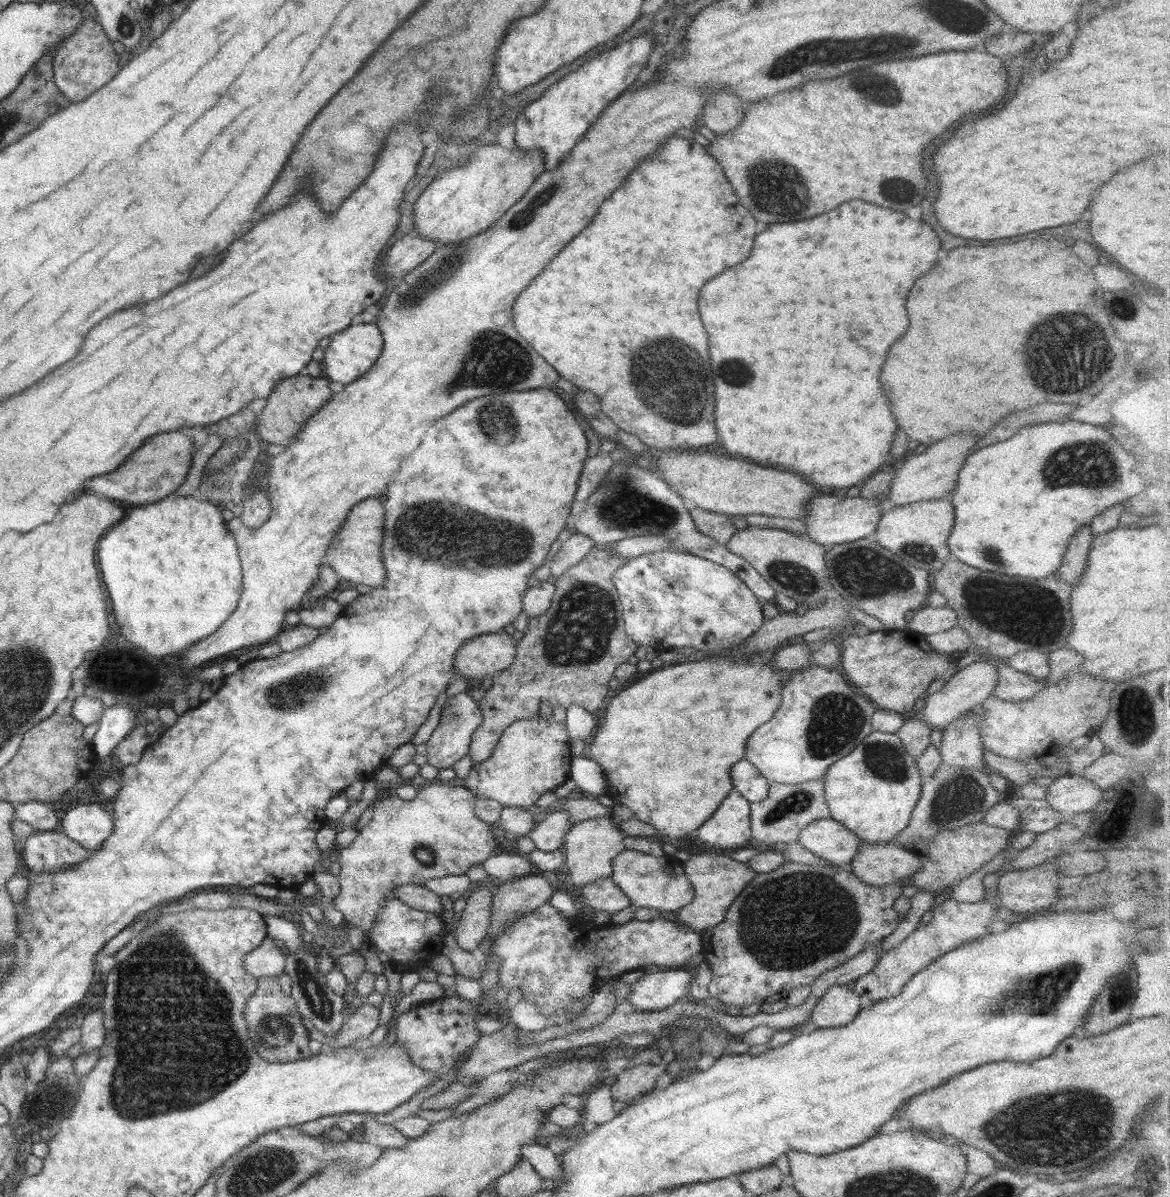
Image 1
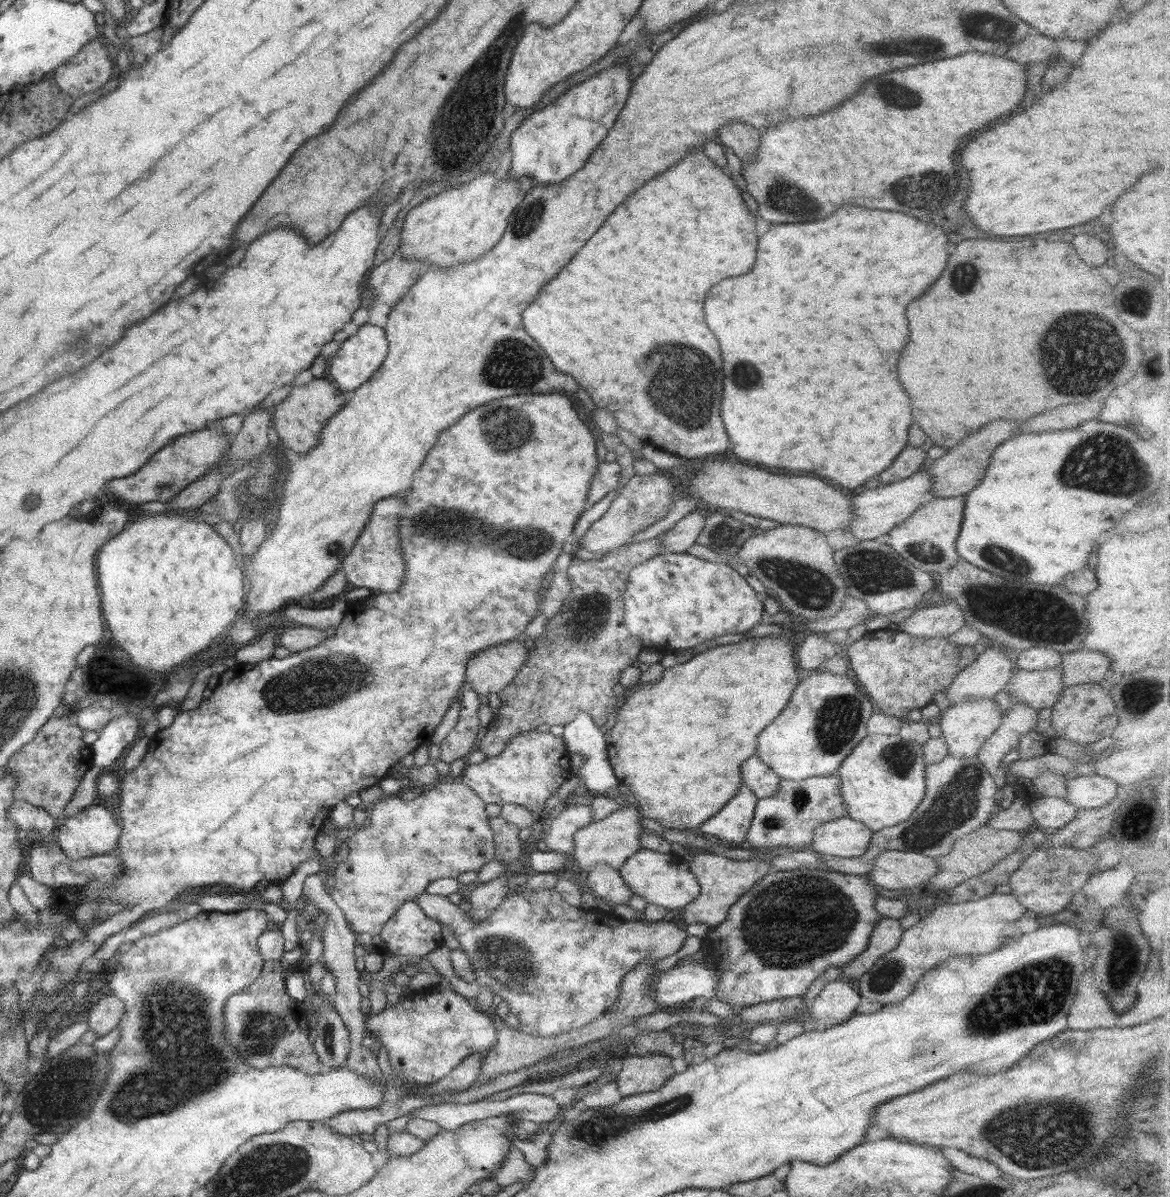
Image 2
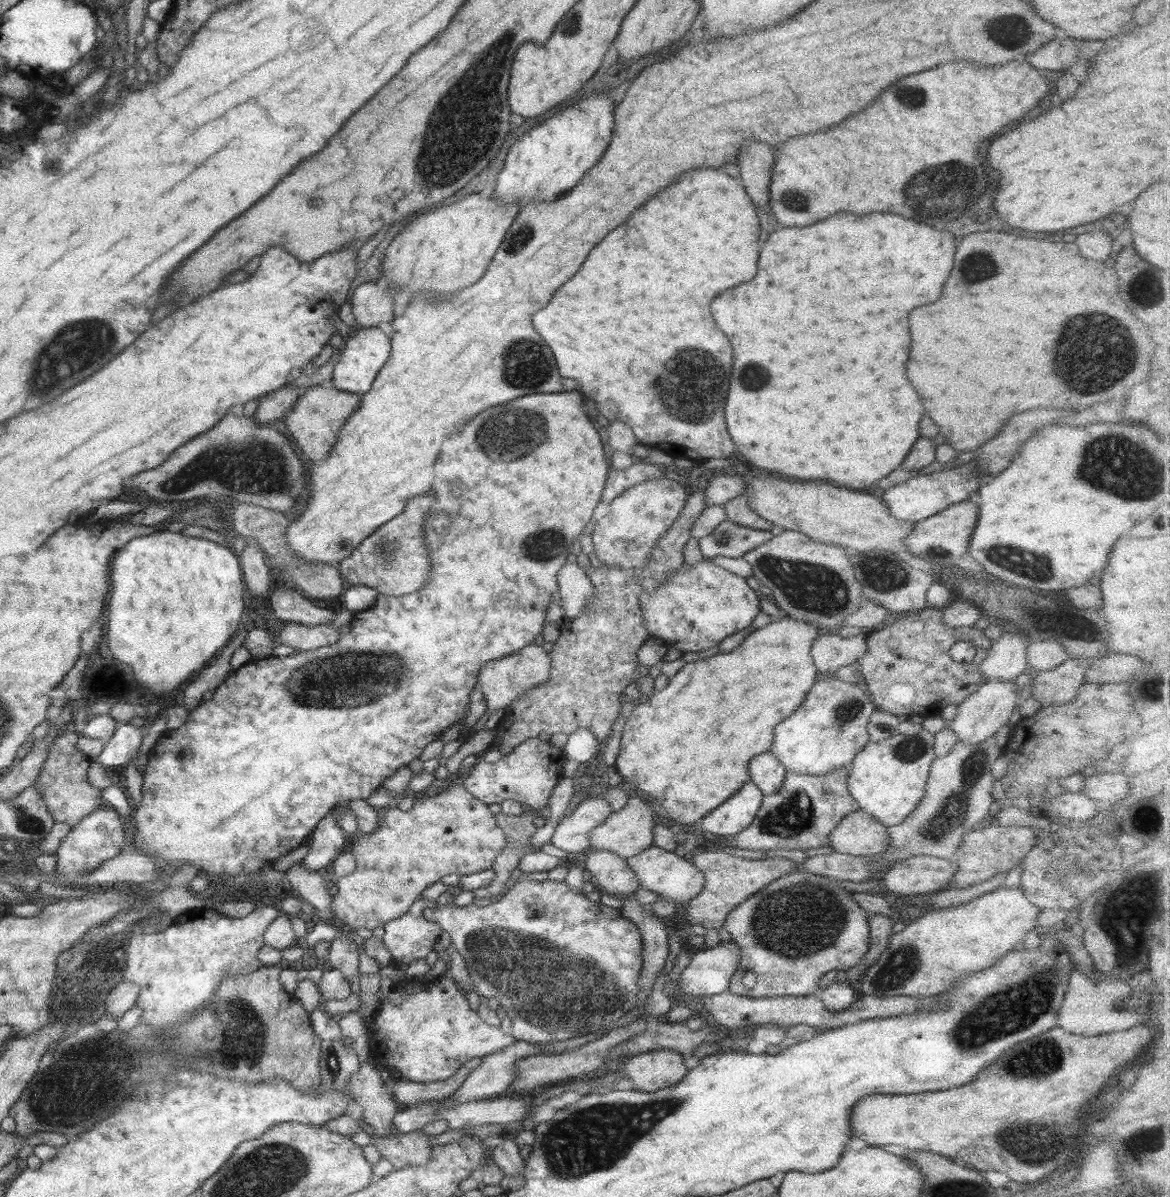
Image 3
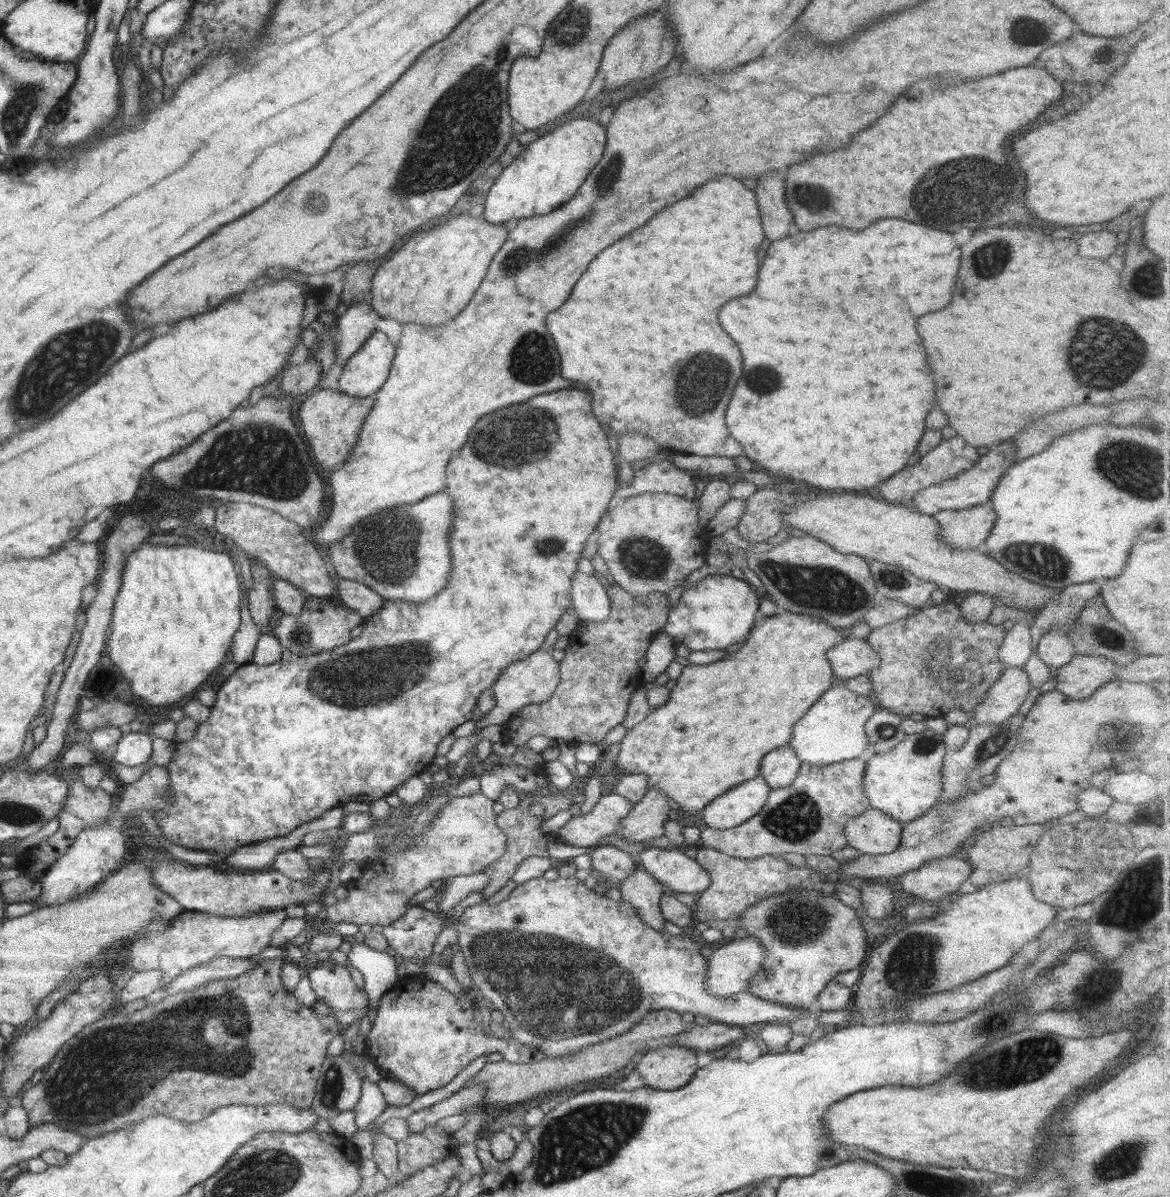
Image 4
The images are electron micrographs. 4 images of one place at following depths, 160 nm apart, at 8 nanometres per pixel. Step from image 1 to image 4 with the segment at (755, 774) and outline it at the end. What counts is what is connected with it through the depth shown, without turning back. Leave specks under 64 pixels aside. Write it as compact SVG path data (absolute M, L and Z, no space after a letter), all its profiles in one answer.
M790 744L780 746L764 755L761 762L760 775L768 783L770 789L790 786L798 776L801 760L796 756Z

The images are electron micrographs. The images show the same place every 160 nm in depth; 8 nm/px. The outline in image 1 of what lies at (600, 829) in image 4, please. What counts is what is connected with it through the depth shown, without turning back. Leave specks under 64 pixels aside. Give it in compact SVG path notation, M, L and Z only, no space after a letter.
M554 808L542 822L534 824L533 830L528 834L536 845L536 849L544 852L554 852L562 848L563 838L571 830L568 814Z

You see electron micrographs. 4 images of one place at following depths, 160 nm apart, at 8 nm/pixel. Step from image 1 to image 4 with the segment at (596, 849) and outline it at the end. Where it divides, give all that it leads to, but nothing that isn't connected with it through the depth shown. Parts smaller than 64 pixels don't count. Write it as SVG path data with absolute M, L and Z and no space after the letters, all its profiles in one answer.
M650 787L646 792L646 795L644 795L638 803L633 804L630 813L626 815L626 819L622 819L622 823L620 823L620 831L618 831L618 835L614 836L619 836L621 840L632 841L636 844L646 842L651 838L662 836L664 825L669 821L668 813L674 808L673 804L669 805L669 803L670 798L668 798L664 792L660 792L660 790Z

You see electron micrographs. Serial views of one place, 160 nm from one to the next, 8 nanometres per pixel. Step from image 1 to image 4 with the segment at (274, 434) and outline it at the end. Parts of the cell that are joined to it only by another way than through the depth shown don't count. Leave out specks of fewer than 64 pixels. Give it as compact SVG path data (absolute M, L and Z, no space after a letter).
M319 389L314 395L306 398L298 410L298 418L304 427L312 458L316 458L318 464L326 466L326 470L339 468L340 464L343 464L358 443L360 429L372 410L376 397L374 394L358 398L338 390Z

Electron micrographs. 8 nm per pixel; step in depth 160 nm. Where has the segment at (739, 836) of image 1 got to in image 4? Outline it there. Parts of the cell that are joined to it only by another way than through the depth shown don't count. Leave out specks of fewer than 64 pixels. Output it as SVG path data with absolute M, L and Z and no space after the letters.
M762 775L741 782L702 810L708 828L728 830L747 822L766 805L771 789Z

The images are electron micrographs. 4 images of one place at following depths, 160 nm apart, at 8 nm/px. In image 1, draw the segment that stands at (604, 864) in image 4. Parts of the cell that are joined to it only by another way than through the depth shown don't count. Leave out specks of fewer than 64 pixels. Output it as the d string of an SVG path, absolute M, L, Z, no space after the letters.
M600 878L580 886L584 902L594 912L602 910L614 916L631 905L630 899L620 890L612 878Z

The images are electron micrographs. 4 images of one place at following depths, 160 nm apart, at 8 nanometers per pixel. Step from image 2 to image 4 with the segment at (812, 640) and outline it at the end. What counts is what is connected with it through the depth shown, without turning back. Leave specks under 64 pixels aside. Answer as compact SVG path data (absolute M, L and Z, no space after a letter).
M848 633L843 642L828 650L827 657L837 682L844 682L855 676L869 675L881 661L880 655L866 639L850 637Z

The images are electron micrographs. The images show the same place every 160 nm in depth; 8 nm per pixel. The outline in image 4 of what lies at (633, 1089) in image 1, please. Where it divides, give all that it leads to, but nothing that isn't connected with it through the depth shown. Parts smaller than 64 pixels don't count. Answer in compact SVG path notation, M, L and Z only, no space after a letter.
M676 1044L649 1049L643 1054L635 1072L644 1080L644 1087L676 1090L690 1083L699 1069L696 1050Z

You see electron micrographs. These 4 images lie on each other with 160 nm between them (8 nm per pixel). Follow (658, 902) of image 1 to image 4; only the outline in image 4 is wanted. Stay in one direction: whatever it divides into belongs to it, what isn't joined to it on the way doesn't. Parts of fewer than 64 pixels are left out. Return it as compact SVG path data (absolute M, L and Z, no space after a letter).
M650 847L636 856L647 873L661 882L665 890L695 894L704 892L710 886L708 871L694 858L683 854L682 849Z

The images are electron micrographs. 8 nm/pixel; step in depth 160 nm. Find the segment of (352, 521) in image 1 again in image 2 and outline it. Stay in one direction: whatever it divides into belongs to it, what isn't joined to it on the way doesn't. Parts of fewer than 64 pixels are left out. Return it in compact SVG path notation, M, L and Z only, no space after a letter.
M384 498L379 500L372 509L371 517L355 540L352 550L342 561L342 570L337 570L329 576L324 585L314 591L311 596L314 600L324 600L330 596L337 596L351 583L355 588L368 588L373 592L396 592L402 587L402 580L406 574L406 563L400 548L399 522L400 510L404 500L400 498Z

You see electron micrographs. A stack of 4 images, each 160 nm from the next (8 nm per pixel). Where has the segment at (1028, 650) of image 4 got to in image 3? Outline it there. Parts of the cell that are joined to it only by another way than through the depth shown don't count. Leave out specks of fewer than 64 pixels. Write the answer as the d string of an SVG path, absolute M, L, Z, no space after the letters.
M1011 629L993 641L986 658L980 663L985 680L1014 683L1020 674L1029 672L1027 645L1023 634Z

